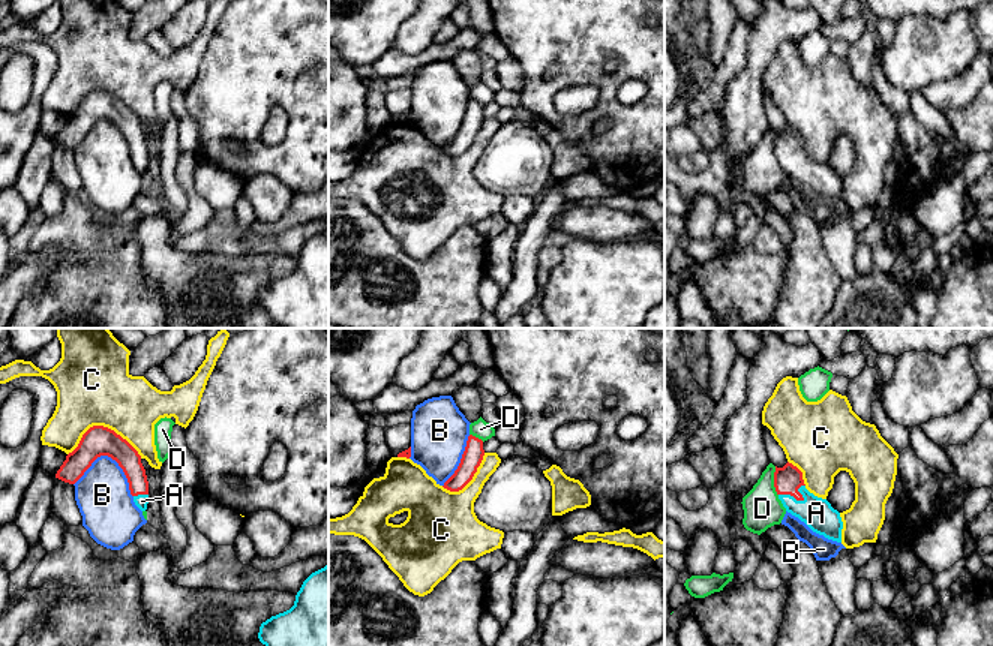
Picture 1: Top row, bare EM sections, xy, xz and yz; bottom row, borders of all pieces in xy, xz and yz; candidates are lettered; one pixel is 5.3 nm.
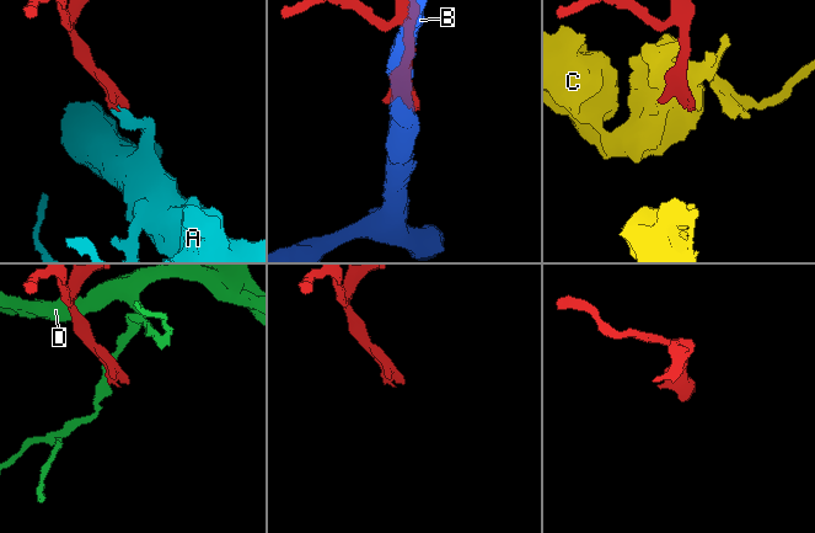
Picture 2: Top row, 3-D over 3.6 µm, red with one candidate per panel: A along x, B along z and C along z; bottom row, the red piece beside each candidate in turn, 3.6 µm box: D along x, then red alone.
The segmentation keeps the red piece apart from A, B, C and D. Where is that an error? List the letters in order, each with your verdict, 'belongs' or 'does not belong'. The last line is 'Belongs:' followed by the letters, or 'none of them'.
A: belongs
B: does not belong
C: does not belong
D: does not belong
Belongs: A

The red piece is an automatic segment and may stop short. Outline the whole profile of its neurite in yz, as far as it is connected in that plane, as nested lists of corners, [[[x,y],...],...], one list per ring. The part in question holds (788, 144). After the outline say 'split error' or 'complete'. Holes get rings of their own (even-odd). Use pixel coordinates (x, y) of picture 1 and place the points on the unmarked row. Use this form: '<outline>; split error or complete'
[[[792,127],[776,130],[774,151],[788,177],[804,186],[813,196],[842,207],[840,177],[826,163],[806,153],[802,136]]]; split error

